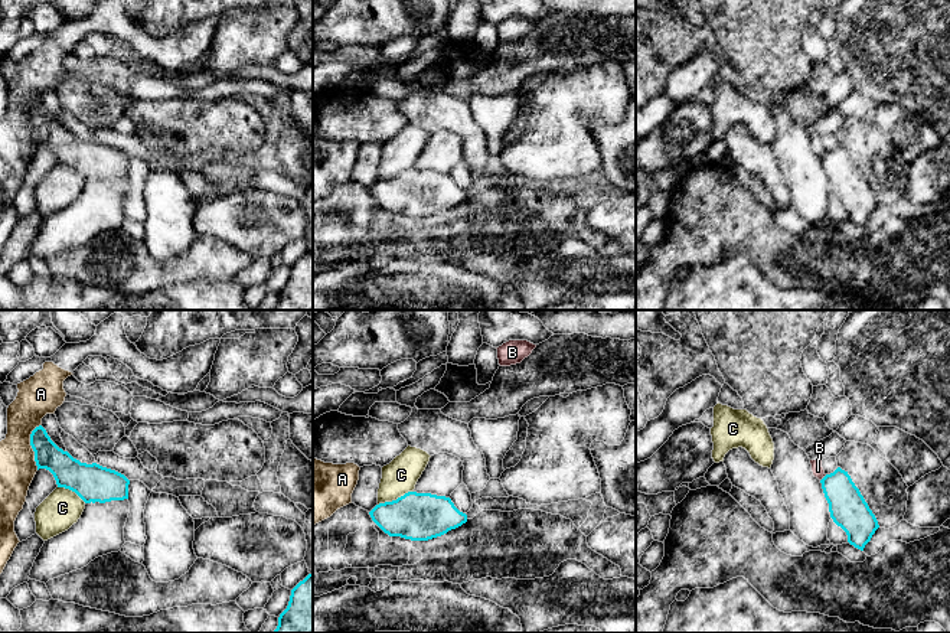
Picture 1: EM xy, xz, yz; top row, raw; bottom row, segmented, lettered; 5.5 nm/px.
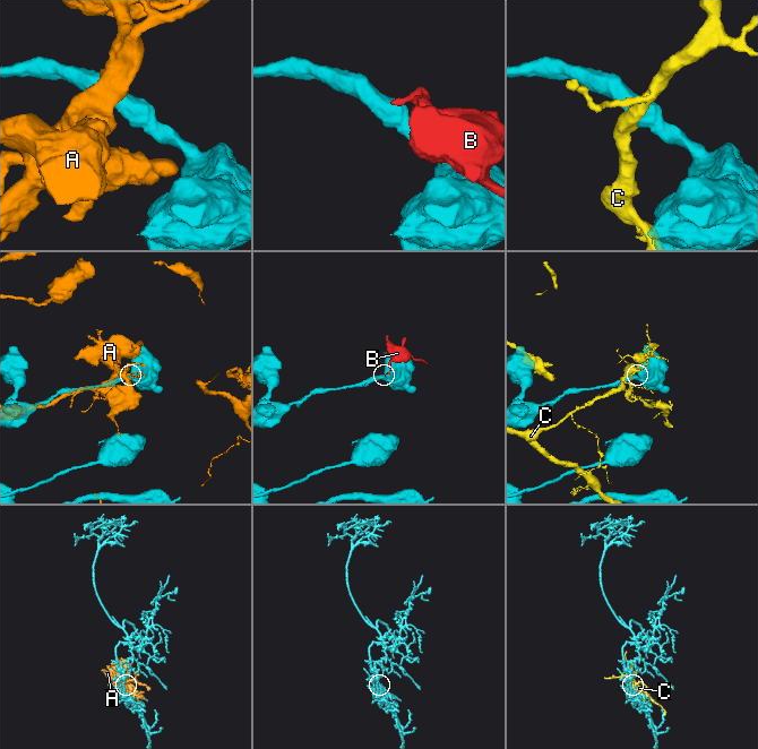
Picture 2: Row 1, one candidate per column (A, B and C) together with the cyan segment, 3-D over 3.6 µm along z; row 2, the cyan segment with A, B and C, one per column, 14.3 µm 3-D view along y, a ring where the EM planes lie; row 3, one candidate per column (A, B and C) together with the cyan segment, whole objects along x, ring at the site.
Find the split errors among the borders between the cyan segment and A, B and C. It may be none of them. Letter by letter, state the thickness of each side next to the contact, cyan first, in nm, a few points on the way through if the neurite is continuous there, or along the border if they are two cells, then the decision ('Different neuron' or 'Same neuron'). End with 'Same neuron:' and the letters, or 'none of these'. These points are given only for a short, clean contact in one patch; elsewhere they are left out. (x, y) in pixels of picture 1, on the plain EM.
A: Thickness 160 nm (cyan) against 200 nm. Boundary: xy (41, 101), (30, 111), (30, 124), (38, 146). Different neuron
B: Thickness 200 nm (cyan) against 70 nm. Boundary: yz (826, 152), (820, 157). Different neuron
C: Thickness 280 nm (cyan) against 190 nm. Different neuron
Same neuron: none of these

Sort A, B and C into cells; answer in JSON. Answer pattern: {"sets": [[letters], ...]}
{"sets": [["A"], ["B"], ["C"]]}

